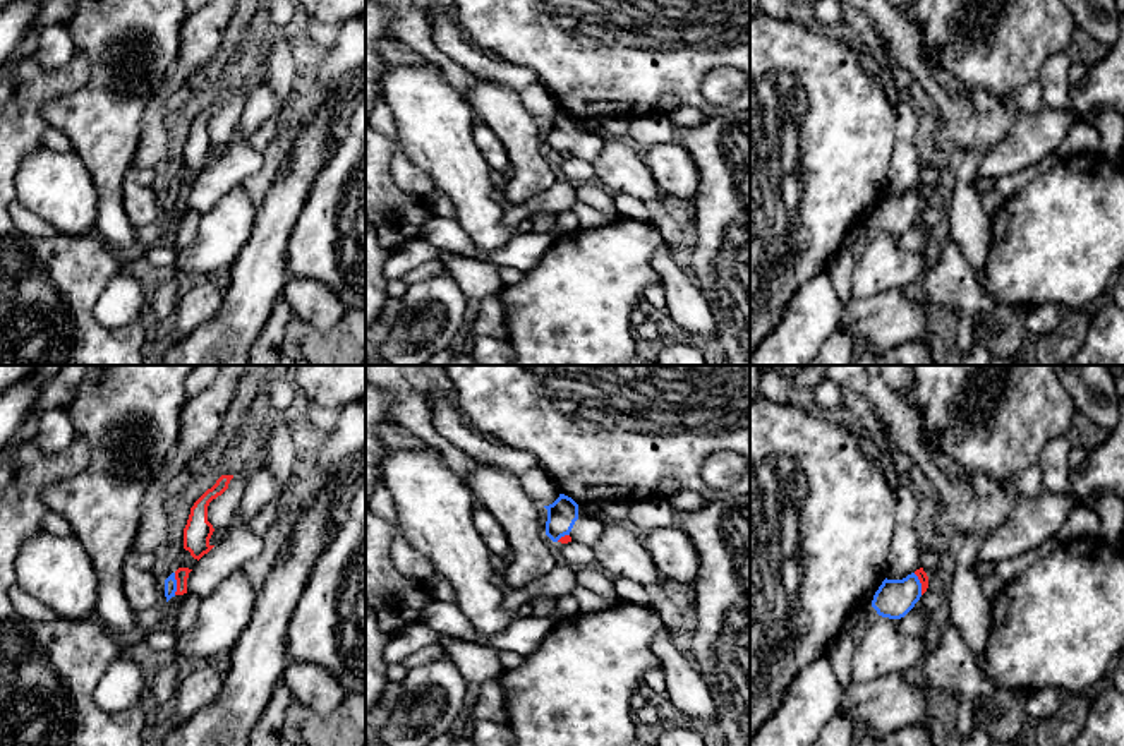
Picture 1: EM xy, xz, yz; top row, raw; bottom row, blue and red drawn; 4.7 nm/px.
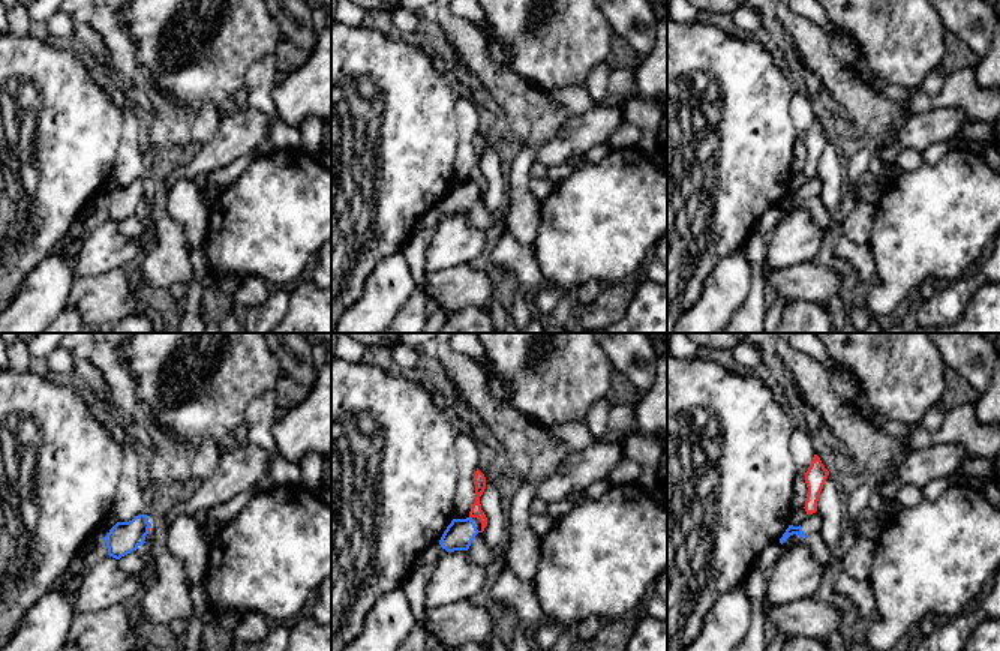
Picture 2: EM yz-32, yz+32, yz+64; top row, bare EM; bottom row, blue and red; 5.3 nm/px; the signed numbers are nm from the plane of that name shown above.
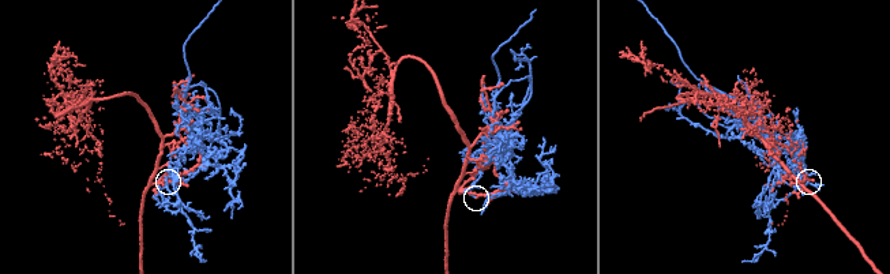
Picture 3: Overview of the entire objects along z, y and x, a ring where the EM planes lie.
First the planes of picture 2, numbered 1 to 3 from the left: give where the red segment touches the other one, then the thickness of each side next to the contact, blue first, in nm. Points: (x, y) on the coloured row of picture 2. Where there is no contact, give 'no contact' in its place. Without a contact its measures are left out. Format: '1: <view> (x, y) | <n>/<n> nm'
1: yz-32 (149, 527) | 170/20 nm
2: no contact
3: no contact

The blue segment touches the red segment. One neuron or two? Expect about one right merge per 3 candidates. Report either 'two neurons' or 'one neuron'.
two neurons

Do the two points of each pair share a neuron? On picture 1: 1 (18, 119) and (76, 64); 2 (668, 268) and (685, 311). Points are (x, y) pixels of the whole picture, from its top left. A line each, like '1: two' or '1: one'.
1: one
2: one

